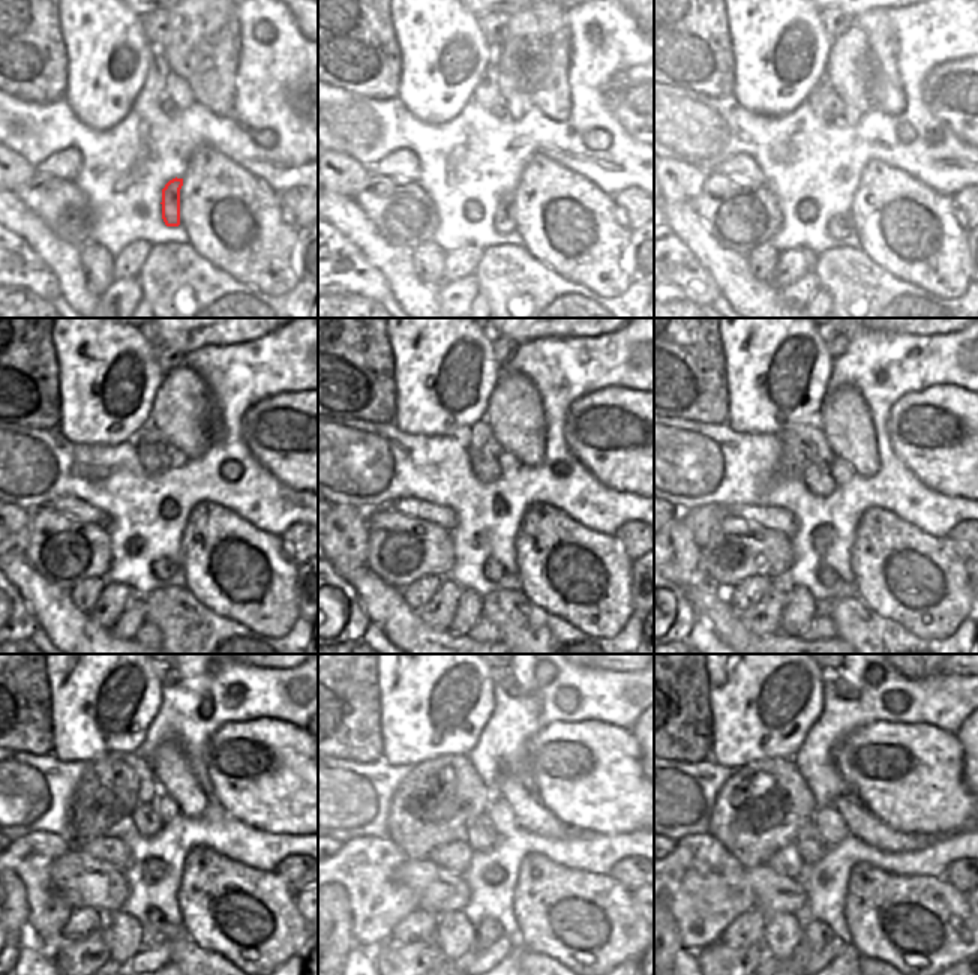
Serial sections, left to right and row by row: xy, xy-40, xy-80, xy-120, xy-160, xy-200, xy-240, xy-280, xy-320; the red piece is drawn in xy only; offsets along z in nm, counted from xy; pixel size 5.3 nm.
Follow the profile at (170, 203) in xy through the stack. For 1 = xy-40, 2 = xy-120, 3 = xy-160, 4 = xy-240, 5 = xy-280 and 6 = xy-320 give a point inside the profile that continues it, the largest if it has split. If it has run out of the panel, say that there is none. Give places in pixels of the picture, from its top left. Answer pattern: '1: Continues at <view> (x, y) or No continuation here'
1: Continues at xy-40 (504, 224)
2: Continues at xy-120 (162, 569)
3: Continues at xy-160 (492, 570)
4: Continues at xy-240 (155, 930)
5: Continues at xy-280 (488, 930)
6: Continues at xy-320 (816, 935)

